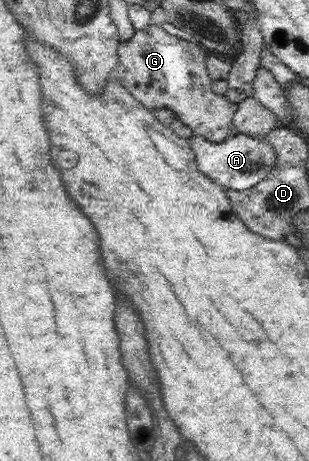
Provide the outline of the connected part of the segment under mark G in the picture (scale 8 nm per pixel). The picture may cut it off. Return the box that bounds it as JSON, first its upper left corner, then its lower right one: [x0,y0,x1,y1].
[112,26,239,142]

